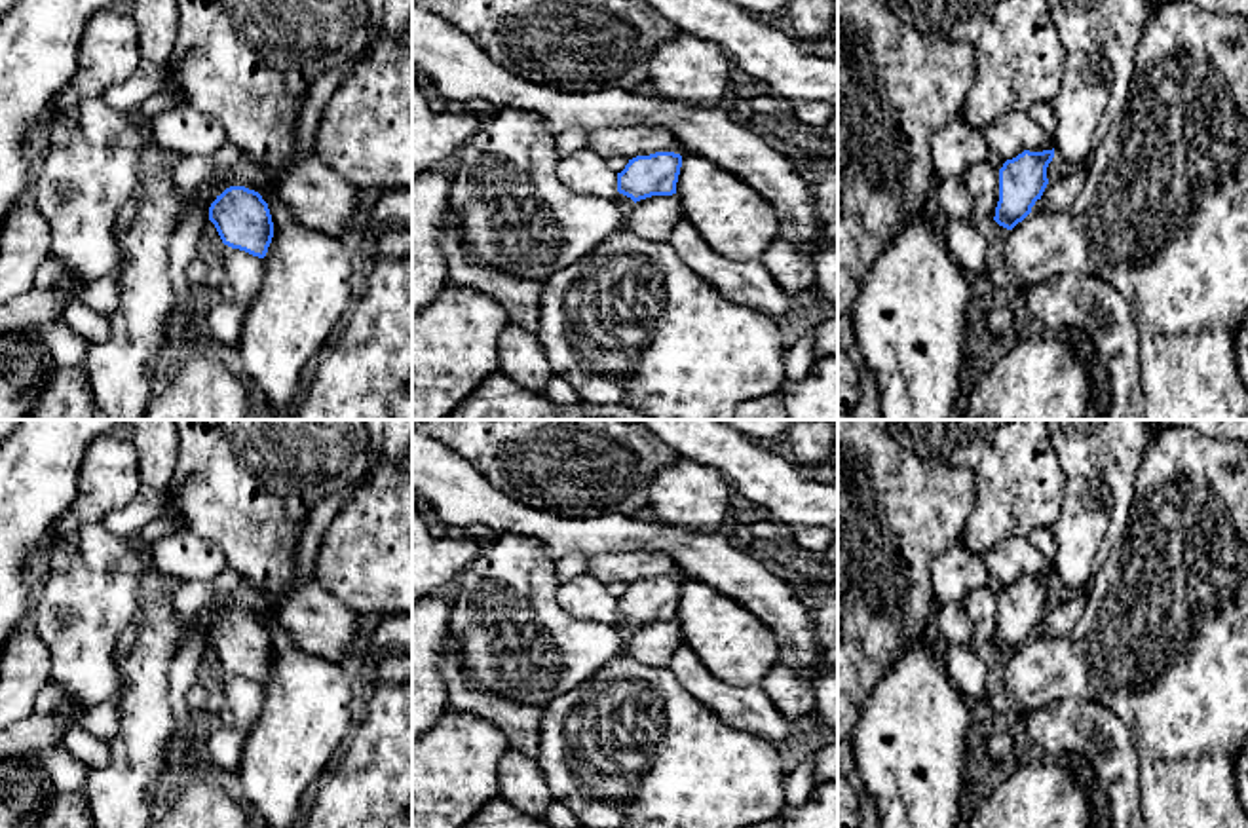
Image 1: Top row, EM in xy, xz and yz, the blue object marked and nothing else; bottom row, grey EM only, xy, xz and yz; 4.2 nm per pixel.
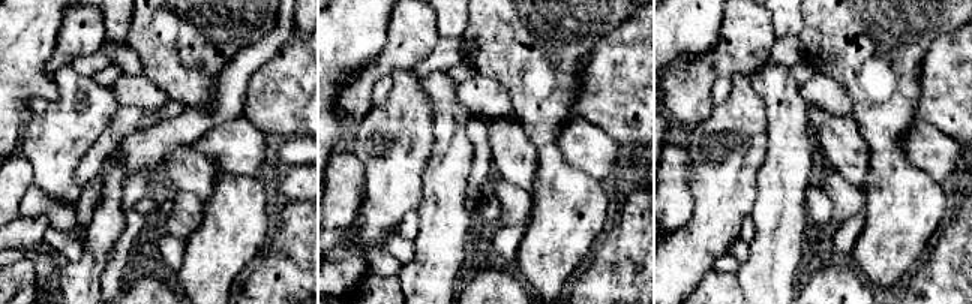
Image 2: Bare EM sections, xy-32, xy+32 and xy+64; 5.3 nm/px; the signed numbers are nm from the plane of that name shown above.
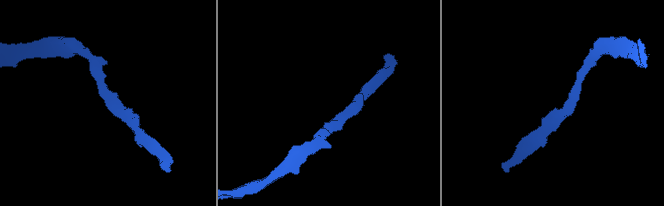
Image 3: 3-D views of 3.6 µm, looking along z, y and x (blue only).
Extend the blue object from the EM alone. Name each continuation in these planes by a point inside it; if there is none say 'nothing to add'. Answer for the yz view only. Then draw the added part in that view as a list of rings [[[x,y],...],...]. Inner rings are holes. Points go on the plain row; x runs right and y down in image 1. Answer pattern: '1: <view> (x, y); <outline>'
nothing to add

